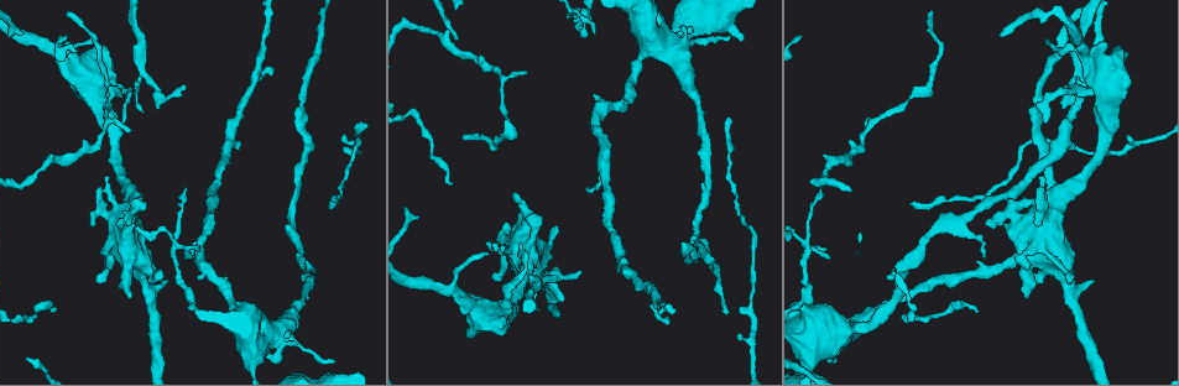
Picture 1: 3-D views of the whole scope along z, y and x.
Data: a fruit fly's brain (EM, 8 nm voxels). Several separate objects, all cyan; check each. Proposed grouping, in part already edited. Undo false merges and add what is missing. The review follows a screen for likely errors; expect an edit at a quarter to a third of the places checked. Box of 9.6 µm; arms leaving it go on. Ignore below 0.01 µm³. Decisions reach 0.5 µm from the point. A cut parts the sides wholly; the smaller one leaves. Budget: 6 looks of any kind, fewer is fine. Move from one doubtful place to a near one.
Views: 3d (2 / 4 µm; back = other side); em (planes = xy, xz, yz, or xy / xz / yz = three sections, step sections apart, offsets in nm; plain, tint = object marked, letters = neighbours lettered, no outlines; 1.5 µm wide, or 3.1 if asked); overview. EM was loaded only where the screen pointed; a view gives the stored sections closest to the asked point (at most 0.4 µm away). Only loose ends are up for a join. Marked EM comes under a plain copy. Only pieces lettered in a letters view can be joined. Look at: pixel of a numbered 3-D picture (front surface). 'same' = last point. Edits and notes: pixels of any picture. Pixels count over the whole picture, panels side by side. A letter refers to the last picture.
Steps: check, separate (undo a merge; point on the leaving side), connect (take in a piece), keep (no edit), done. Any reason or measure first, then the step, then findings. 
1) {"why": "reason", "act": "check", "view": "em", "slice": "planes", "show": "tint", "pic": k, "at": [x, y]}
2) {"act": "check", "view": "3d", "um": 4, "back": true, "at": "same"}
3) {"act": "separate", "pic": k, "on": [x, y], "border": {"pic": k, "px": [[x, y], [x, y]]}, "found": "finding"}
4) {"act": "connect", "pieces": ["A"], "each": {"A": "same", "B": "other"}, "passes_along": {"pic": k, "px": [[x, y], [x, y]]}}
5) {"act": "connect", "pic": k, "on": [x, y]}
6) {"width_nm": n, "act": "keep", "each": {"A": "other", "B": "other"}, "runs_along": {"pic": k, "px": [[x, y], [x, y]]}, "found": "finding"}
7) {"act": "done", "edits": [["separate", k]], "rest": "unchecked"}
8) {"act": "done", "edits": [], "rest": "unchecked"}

{"why": "thin end", "act": "check", "view": "3d", "um": 2, "pic": 1, "at": [184, 91]}

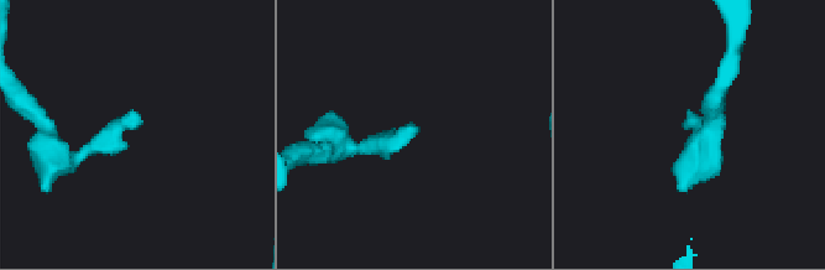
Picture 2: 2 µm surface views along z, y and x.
{"why": "shape alone is not enough", "act": "check", "view": "em", "slice": "planes", "show": "letters", "pic": 2, "at": [134, 128]}

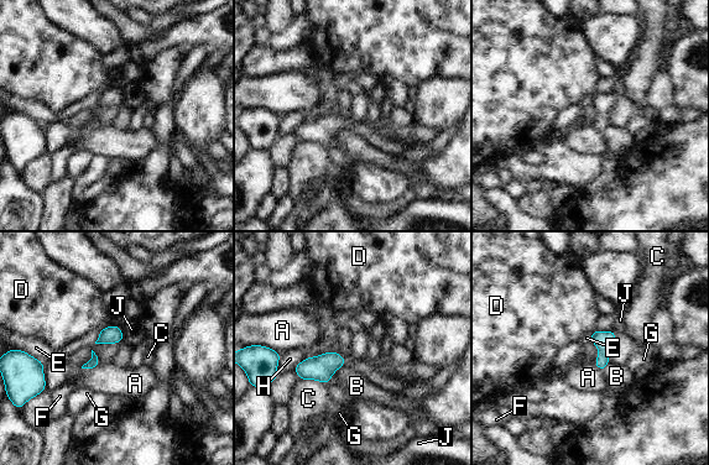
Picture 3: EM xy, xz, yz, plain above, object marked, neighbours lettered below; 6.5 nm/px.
{"longest_contact_nm": ["C", 180], "act": "keep", "each": {"A": "other", "B": "other", "C": "other", "D": "other", "E": "other", "F": "other", "G": "other", "H": "other", "J": "other"}, "found": "none of them fits"}

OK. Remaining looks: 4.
{"why": "thick turns thin", "act": "check", "view": "em", "slice": "planes", "show": "letters", "pic": 1, "at": [504, 110]}

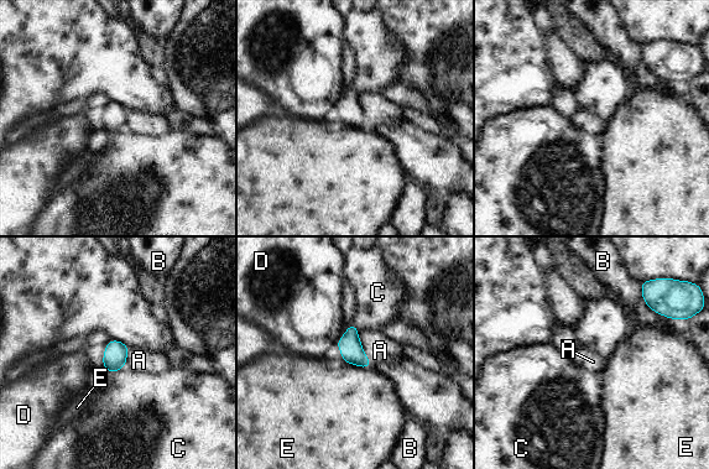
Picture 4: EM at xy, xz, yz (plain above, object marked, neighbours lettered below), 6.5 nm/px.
{"act": "keep", "each": {"A": "other", "B": "other", "C": "other", "D": "other", "E": "other"}, "border": {"pic": 4, "px": [[342, 358], [352, 364], [370, 368]]}, "found": "one neuron here"}

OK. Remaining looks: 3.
{"why": "an open end", "act": "check", "view": "3d", "um": 4, "pic": 1, "at": [187, 188]}

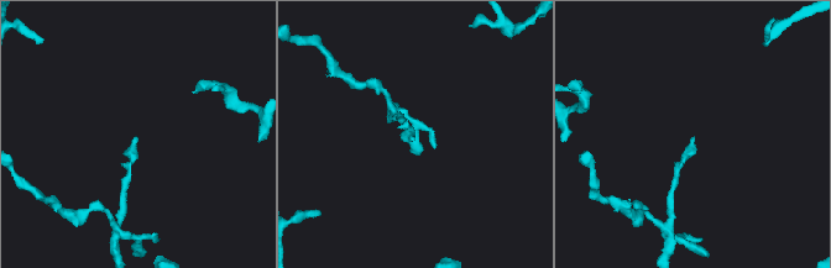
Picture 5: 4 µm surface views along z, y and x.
{"act": "check", "view": "em", "slice": "xz", "step": 4, "show": "letters", "pic": 5, "at": [134, 138]}

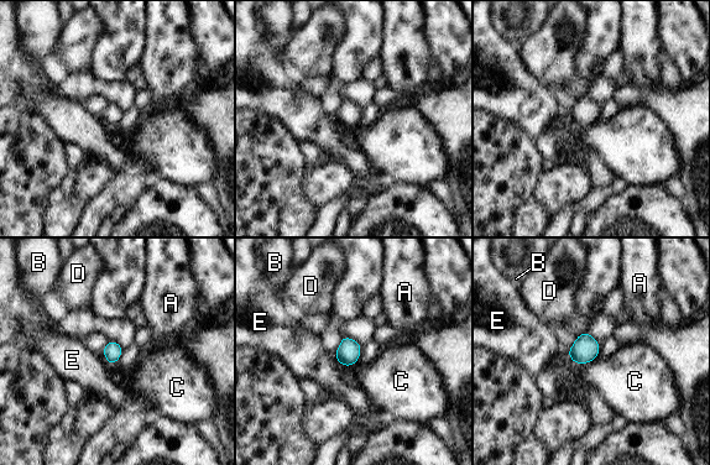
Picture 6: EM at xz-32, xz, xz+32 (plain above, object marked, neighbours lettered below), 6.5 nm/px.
{"act": "check", "view": "em", "slice": "planes", "show": "letters", "at": "same"}

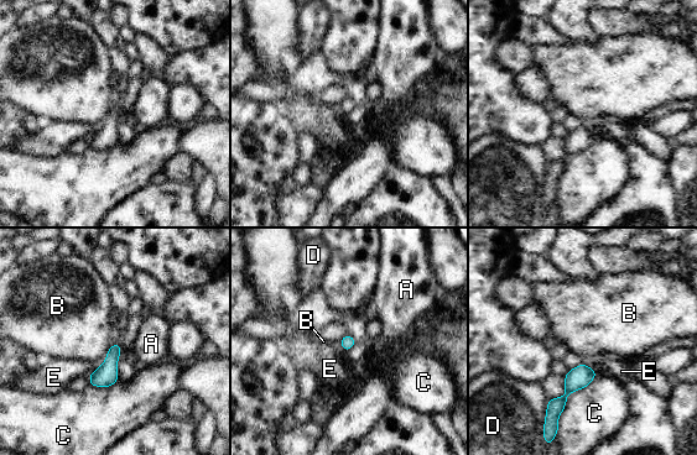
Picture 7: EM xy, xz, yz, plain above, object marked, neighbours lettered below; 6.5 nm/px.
{"act": "keep", "each": {"A": "other", "B": "other", "C": "other", "D": "other", "E": "other"}, "found": "no lettered piece goes on from it"}

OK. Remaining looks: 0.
{"act": "done", "edits": [], "rest": "unchecked"}

